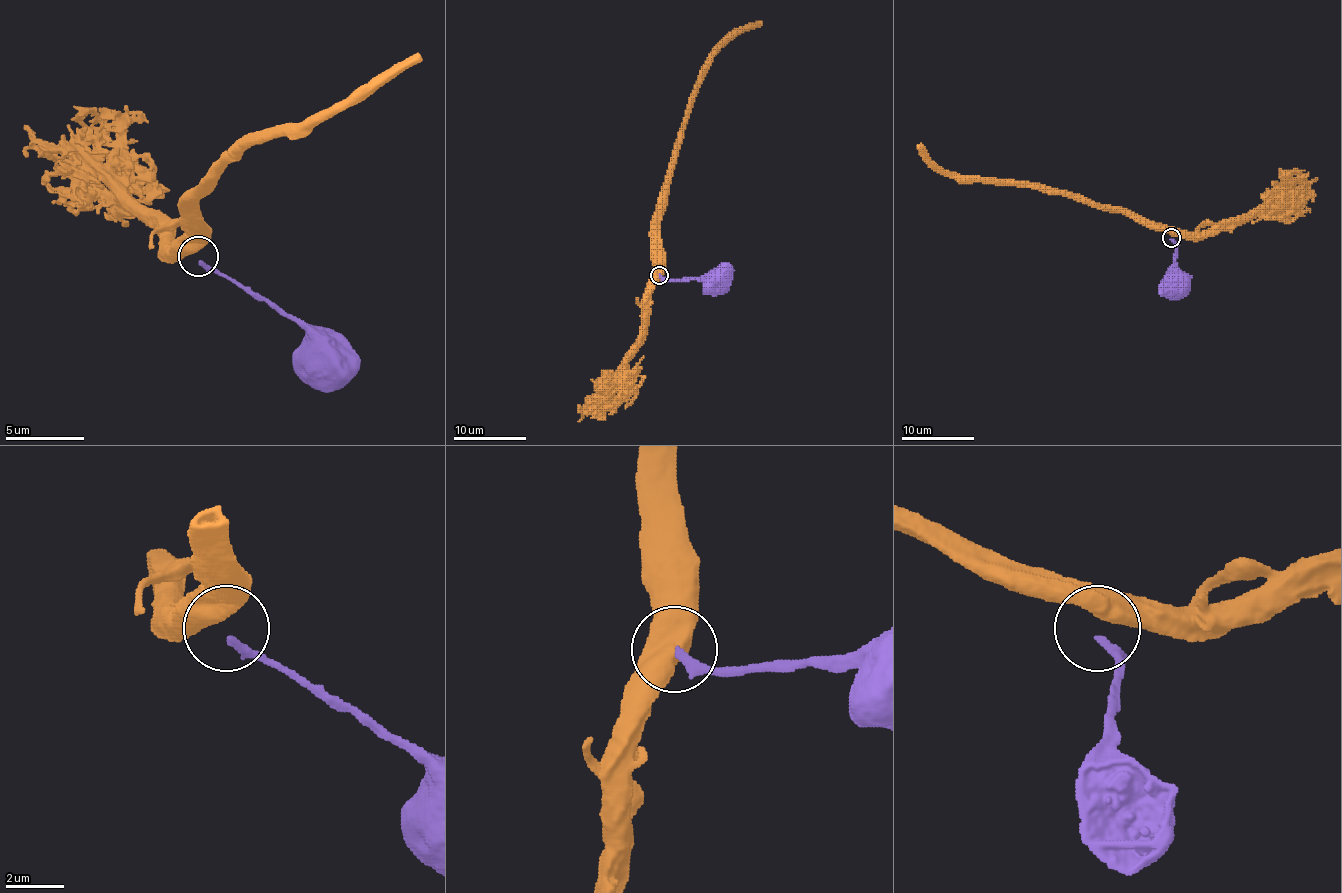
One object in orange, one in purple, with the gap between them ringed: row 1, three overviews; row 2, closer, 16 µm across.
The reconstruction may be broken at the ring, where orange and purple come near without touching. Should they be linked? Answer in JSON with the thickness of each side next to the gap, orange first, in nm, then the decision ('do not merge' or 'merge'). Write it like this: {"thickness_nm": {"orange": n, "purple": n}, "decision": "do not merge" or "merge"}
{"thickness_nm": {"orange": 750, "purple": 280}, "decision": "do not merge"}

